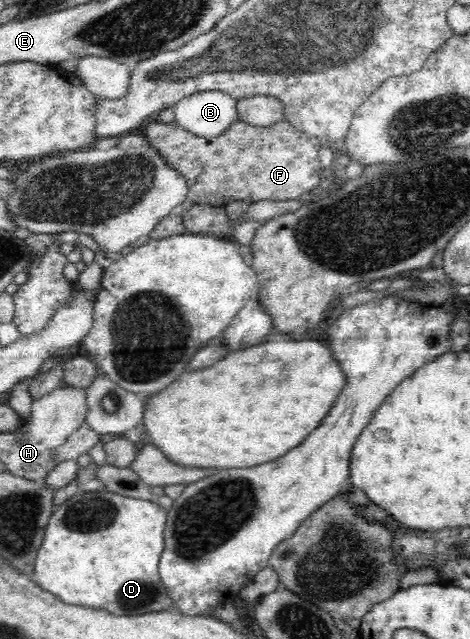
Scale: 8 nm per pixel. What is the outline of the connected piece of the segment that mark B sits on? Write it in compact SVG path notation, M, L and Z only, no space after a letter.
M218 90L193 93L175 103L175 122L200 137L213 138L238 121L238 100Z

